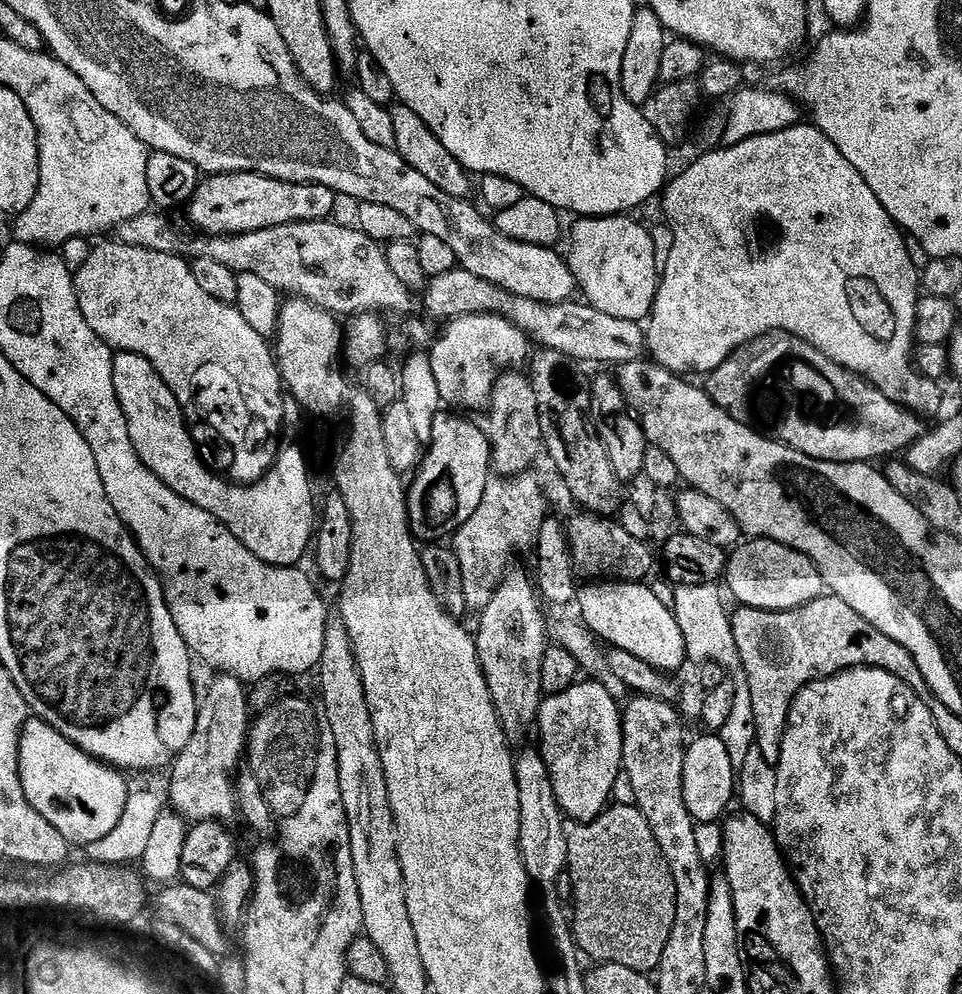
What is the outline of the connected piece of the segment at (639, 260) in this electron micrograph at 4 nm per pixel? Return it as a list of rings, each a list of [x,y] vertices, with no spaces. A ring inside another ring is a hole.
[[[627,215],[589,216],[577,219],[572,228],[572,258],[570,265],[576,275],[579,291],[587,303],[593,304],[602,314],[610,314],[613,318],[647,321],[652,315],[652,307],[656,301],[656,292],[662,279],[661,269],[656,268],[656,244],[652,236],[636,220],[628,220]]]

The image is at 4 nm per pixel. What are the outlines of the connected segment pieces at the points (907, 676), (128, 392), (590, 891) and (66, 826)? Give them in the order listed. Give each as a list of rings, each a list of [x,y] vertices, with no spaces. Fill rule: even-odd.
[[[825,594],[801,608],[791,608],[785,612],[763,612],[761,608],[737,607],[731,613],[734,639],[738,646],[738,654],[744,663],[744,672],[750,686],[751,697],[754,702],[754,717],[757,722],[757,736],[755,747],[762,750],[765,755],[765,764],[779,765],[782,754],[782,742],[788,729],[788,715],[792,709],[792,700],[807,684],[813,684],[815,680],[824,680],[828,676],[836,676],[847,668],[879,668],[888,656],[888,648],[897,652],[904,659],[902,675],[906,683],[910,685],[922,697],[929,695],[930,689],[924,680],[922,670],[918,662],[910,654],[910,650],[901,648],[894,638],[888,638],[882,634],[854,606],[850,606],[841,596]]]
[[[117,351],[115,358],[116,393],[128,419],[132,441],[144,464],[154,474],[182,474],[182,454],[188,448],[195,450],[198,440],[188,429],[181,397],[142,354]]]
[[[629,804],[609,807],[597,820],[591,822],[568,824],[566,872],[569,877],[572,875],[572,892],[576,895],[572,930],[579,951],[585,957],[593,956],[596,962],[617,964],[635,972],[652,974],[659,969],[662,954],[674,930],[678,910],[676,879],[647,816],[639,807]]]
[[[39,718],[29,719],[24,726],[24,733],[20,737],[20,777],[22,778],[24,793],[30,803],[44,818],[68,839],[69,845],[87,846],[98,842],[98,838],[106,838],[114,826],[122,818],[128,806],[130,789],[117,769],[96,759],[81,749],[72,740],[68,740],[48,721]]]

